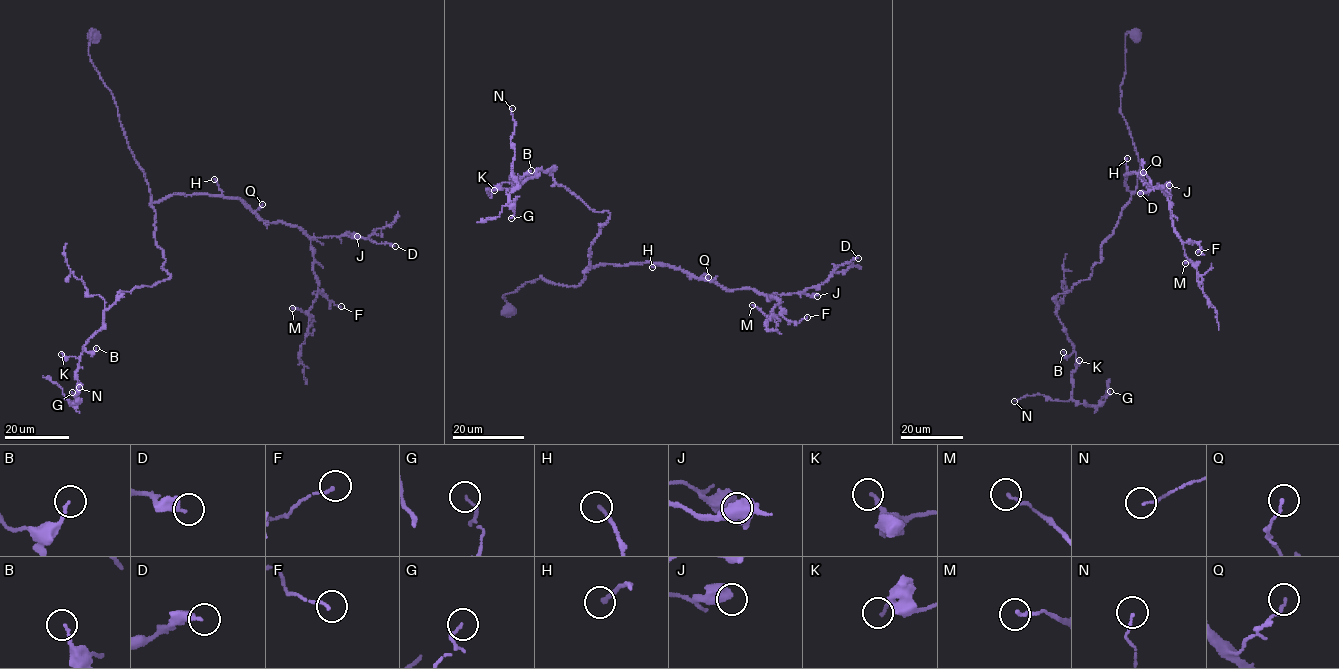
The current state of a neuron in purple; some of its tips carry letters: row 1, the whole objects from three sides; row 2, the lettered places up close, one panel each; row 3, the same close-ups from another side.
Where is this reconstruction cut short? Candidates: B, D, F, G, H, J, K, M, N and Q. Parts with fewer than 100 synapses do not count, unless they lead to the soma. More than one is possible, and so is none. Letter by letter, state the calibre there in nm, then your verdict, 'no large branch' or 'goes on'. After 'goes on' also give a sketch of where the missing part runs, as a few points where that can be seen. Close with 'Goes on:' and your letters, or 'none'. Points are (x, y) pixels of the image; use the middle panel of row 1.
B: calibre 120 nm; no large branch
D: calibre 320 nm; no large branch
F: calibre 120 nm; no large branch
G: calibre 110 nm; no large branch
H: calibre 190 nm; no large branch
J: calibre 340 nm; no large branch
K: calibre 140 nm; no large branch
M: calibre 130 nm; no large branch
N: calibre 100 nm; no large branch
Q: calibre 110 nm; no large branch
Goes on: none

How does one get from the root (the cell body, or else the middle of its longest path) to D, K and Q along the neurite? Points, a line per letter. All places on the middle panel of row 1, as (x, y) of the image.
D: (509, 310), (504, 295), (527, 281), (574, 287), (601, 264), (661, 263), (770, 295), (818, 287), (858, 258)
K: (509, 310), (504, 295), (527, 281), (540, 276), (579, 285), (609, 214), (591, 210), (549, 170), (494, 190)
Q: (509, 310), (504, 295), (527, 281), (540, 276), (574, 287), (585, 269), (601, 264), (661, 263), (708, 277)

